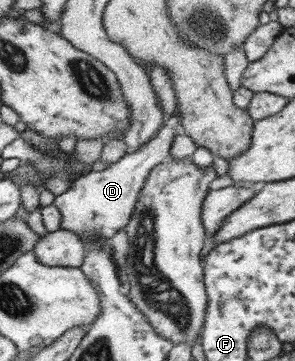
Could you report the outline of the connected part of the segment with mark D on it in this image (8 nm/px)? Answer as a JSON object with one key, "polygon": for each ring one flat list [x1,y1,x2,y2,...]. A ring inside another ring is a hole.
{"polygon":[[180,107,173,116,168,117,157,134,133,154,125,153,105,170,80,175,69,182,69,188,54,197,51,204,60,208,63,215,62,229,75,231,86,245,98,242,105,245,106,239,116,235,131,222,139,196,152,170,170,157,170,147,178,137,176,125,182,123]]}

